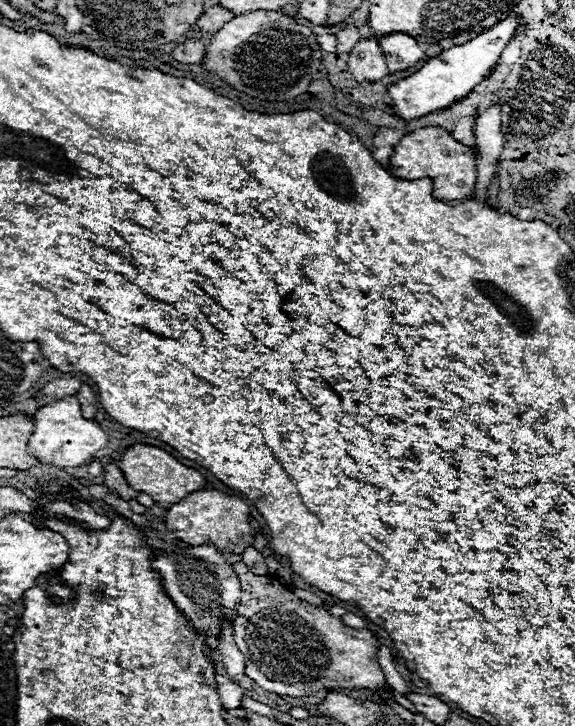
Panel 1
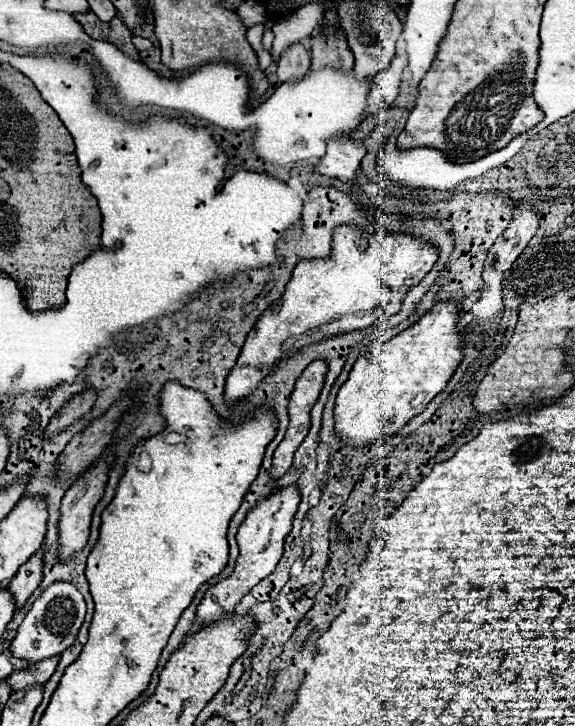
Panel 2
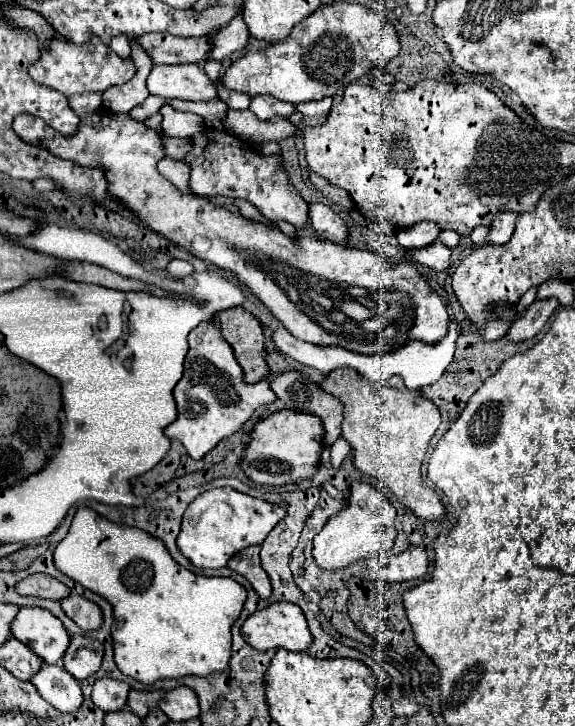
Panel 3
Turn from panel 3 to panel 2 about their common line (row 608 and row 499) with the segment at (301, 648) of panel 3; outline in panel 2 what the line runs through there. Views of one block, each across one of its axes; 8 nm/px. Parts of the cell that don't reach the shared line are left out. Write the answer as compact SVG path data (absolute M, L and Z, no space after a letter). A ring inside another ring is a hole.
M286 486L282 490L274 490L272 494L268 494L246 514L246 518L242 520L238 534L236 534L236 540L240 546L240 556L236 560L236 568L226 580L208 588L206 596L202 598L202 602L198 606L198 618L192 624L192 632L200 630L200 626L206 626L206 624L218 620L226 612L234 612L234 606L242 600L242 596L246 596L262 578L266 578L266 574L272 574L278 560L282 558L284 538L292 530L292 518L298 510L298 504L300 504L298 486Z

